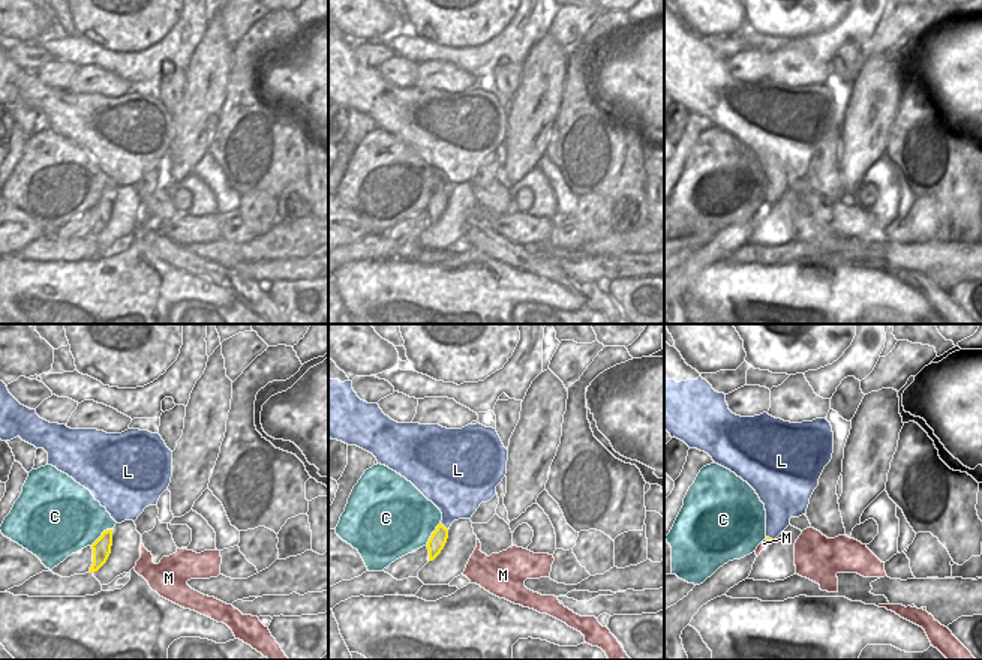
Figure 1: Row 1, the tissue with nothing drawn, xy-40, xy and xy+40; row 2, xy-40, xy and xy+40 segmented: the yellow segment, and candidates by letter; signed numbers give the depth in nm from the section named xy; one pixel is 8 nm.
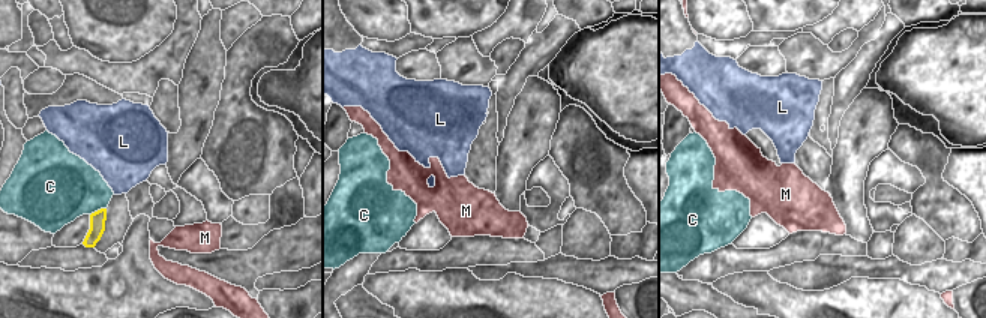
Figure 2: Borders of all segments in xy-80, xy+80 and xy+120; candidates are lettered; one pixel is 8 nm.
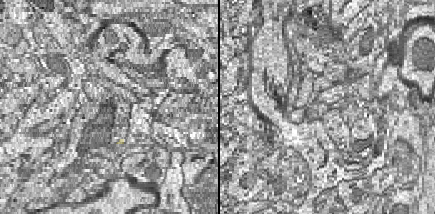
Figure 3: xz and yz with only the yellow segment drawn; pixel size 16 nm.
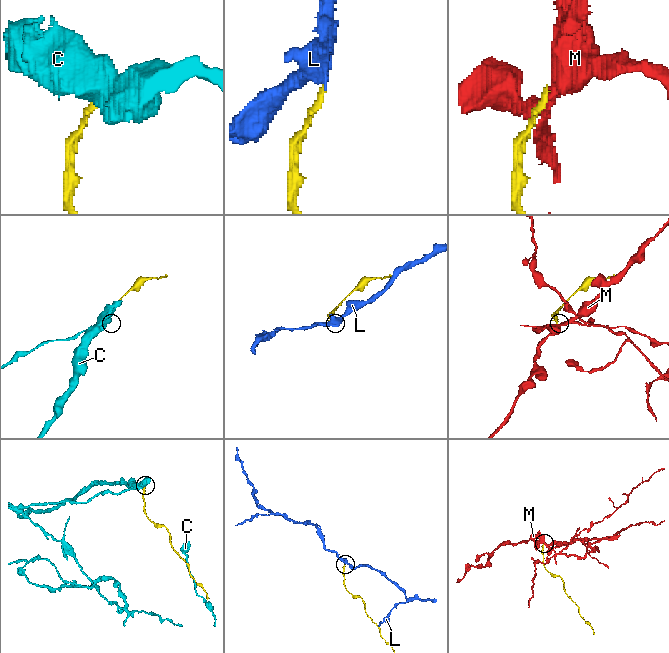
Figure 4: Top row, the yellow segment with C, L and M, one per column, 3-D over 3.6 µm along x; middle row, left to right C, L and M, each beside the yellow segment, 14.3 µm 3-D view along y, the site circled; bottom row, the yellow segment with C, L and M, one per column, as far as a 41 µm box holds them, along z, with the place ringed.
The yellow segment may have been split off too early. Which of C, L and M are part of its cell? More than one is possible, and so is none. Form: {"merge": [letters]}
{"merge": []}

